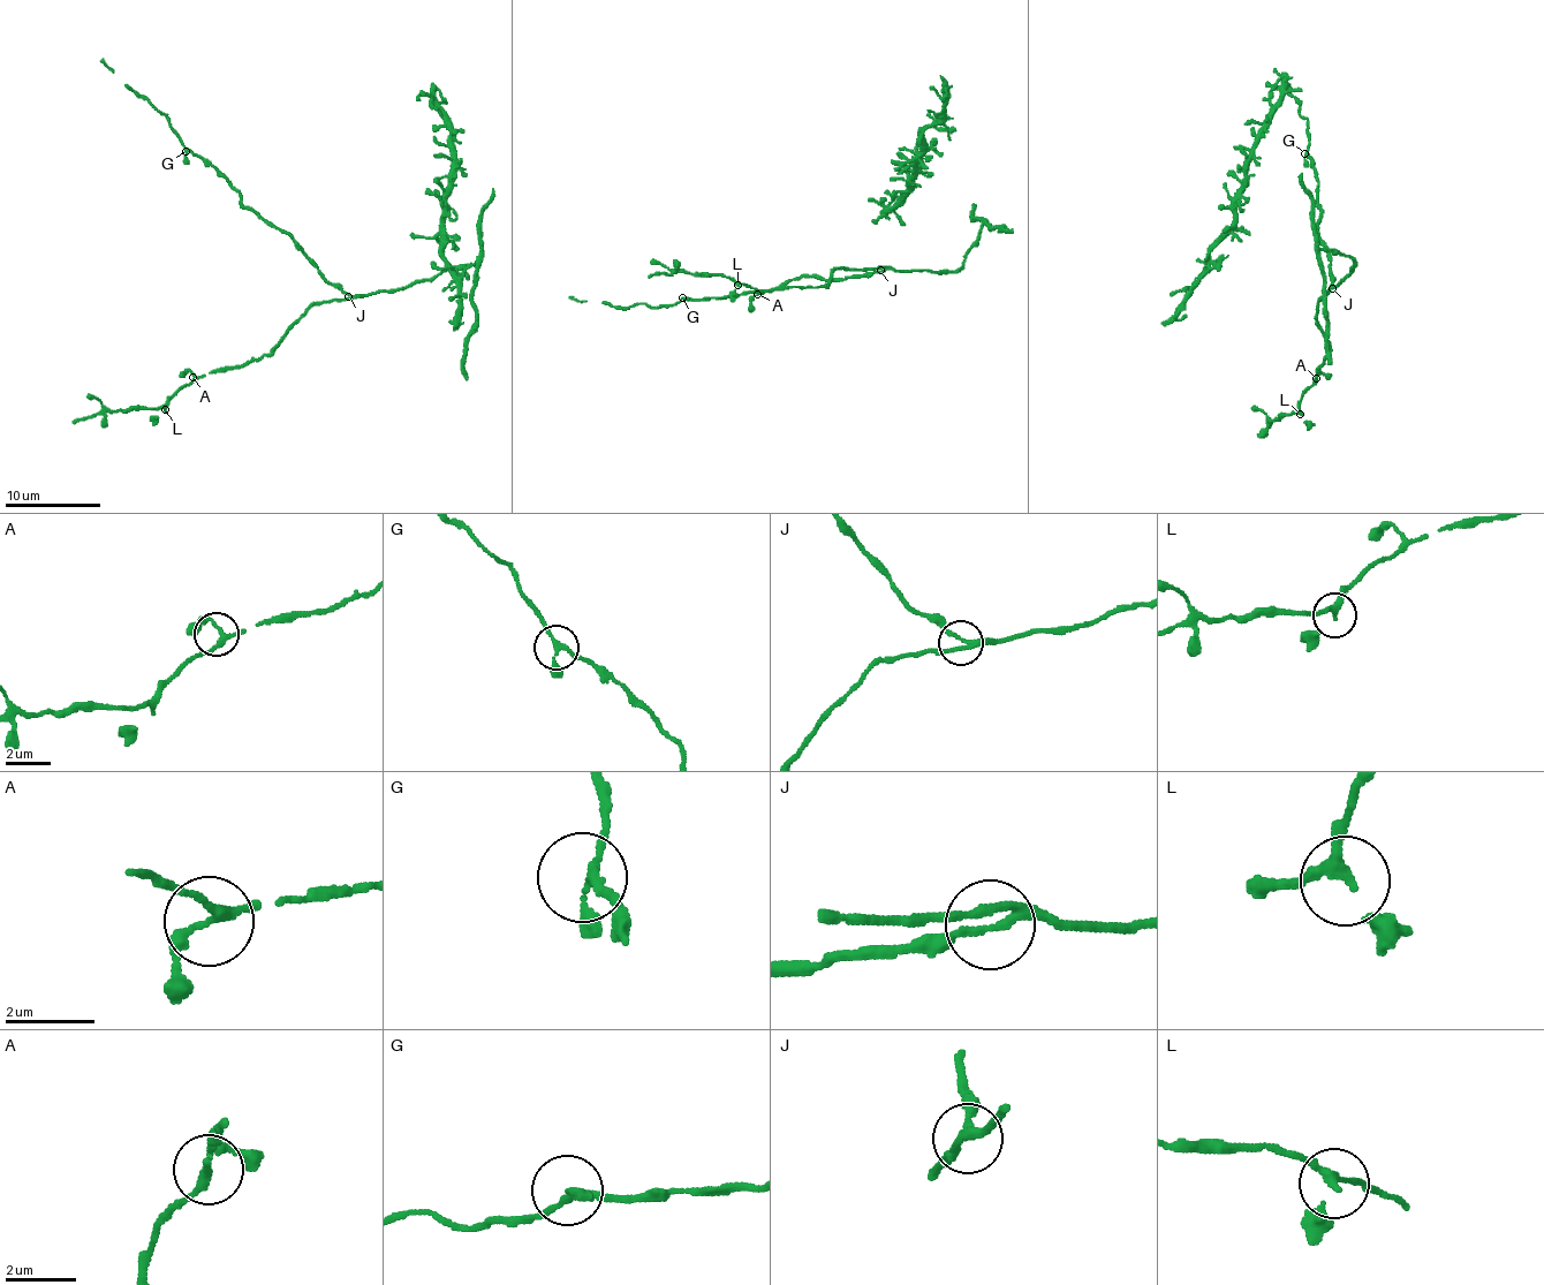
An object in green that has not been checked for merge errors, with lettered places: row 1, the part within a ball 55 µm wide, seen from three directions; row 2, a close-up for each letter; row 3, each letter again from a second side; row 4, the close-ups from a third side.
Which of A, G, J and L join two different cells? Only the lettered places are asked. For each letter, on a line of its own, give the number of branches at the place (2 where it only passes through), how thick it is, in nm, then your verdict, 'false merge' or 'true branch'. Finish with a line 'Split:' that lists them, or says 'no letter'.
A: branches 2; calibre 240 nm; true branch
G: branches 3; calibre 160 nm; true branch
J: branches 3; calibre 160 nm; true branch
L: branches 3; calibre 200 nm; true branch
Split: no letter

